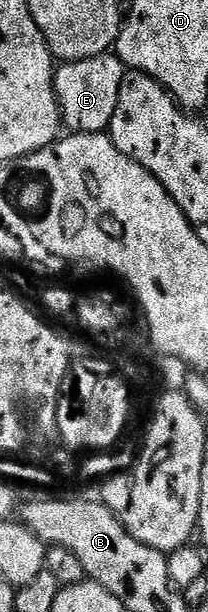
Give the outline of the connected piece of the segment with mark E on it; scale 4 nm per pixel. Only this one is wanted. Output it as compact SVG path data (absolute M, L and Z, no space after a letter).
M112 52L58 64L53 75L53 86L57 92L57 102L61 104L64 124L74 133L106 132L115 115L126 72L127 66Z

